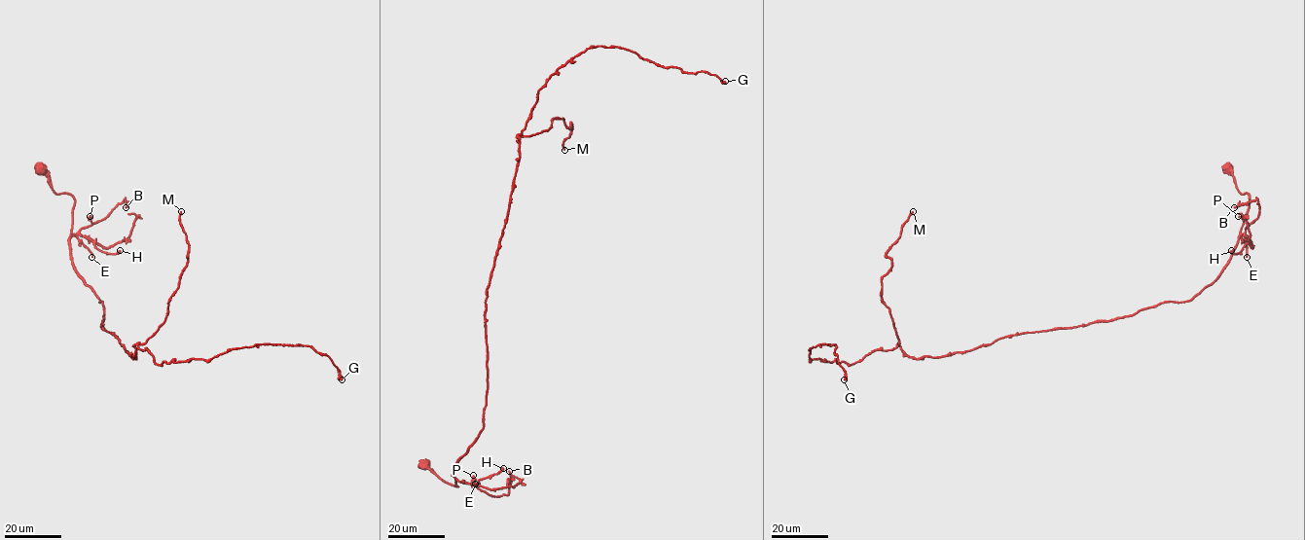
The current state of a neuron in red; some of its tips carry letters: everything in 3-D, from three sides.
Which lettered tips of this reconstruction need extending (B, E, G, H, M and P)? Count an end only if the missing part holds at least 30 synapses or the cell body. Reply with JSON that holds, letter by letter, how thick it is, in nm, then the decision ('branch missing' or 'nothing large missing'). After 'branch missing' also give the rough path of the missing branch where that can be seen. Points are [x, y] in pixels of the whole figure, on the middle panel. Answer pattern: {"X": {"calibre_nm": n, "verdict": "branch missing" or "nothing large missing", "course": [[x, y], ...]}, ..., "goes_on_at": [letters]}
{"B": {"calibre_nm": 160, "verdict": "nothing large missing"}, "E": {"calibre_nm": 160, "verdict": "nothing large missing"}, "G": {"calibre_nm": 440, "verdict": "nothing large missing"}, "H": {"calibre_nm": 440, "verdict": "nothing large missing"}, "M": {"calibre_nm": 280, "verdict": "branch missing", "course": [[564, 150], [567, 158], [563, 164], [572, 172], [573, 166], [570, 165]]}, "P": {"calibre_nm": 180, "verdict": "nothing large missing"}, "goes_on_at": ["M"]}

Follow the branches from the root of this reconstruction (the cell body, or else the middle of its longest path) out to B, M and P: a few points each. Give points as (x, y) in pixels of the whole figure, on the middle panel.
B: (424, 467), (448, 483), (457, 486), (454, 477), (493, 496), (509, 493), (509, 471)
M: (424, 467), (457, 486), (453, 467), (483, 427), (486, 299), (517, 135), (562, 118), (572, 126), (564, 150)
P: (424, 467), (457, 486), (454, 477), (475, 486), (473, 475)

